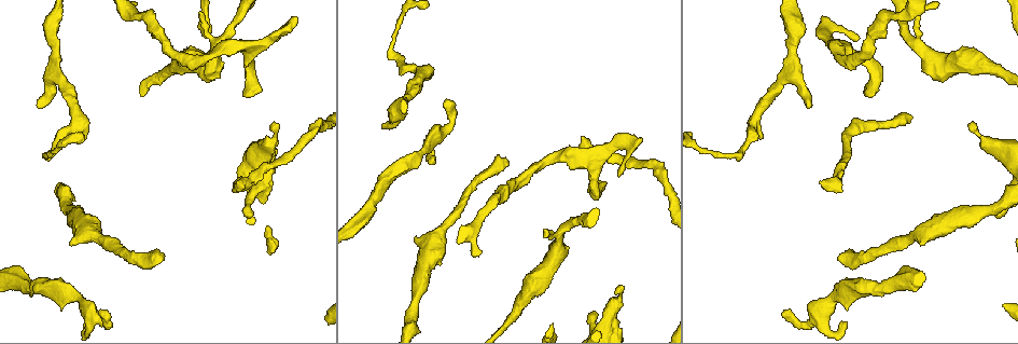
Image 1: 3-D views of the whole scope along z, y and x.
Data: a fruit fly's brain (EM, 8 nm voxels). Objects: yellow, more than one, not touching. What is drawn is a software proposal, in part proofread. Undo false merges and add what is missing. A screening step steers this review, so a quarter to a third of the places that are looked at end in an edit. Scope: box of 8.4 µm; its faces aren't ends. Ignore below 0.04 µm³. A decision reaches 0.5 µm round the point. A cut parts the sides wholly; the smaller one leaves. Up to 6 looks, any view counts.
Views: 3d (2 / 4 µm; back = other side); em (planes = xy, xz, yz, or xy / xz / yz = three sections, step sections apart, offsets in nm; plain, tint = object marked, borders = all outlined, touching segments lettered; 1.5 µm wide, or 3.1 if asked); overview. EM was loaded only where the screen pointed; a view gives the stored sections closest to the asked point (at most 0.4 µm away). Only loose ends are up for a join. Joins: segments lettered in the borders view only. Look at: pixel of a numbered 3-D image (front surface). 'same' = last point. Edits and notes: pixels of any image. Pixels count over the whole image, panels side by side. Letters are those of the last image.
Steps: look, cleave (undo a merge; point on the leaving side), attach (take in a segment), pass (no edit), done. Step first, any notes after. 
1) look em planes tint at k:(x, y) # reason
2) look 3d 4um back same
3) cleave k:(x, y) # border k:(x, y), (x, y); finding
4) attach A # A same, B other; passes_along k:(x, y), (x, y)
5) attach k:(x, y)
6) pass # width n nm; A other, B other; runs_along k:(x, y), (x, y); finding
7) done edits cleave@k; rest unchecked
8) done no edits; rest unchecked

look 3d 4um at 1:(826, 36) # sudden change in width

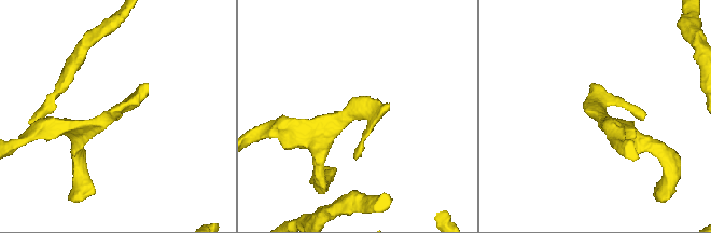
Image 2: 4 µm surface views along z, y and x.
look em planes plain at 2:(114, 114) # now the EM

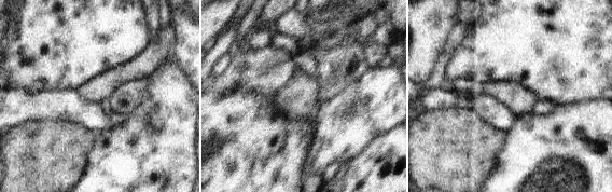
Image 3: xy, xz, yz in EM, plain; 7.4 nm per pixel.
look em planes borders same

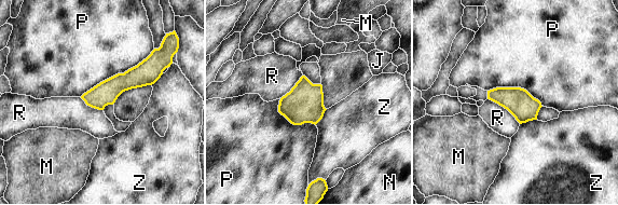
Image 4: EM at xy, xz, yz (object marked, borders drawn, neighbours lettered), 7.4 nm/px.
pass # width 180 nm; J other, M other, N other, P other, R other, Z other; continuous, no second neuron

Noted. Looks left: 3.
look 3d 4um back at 1:(444, 104) # an open end

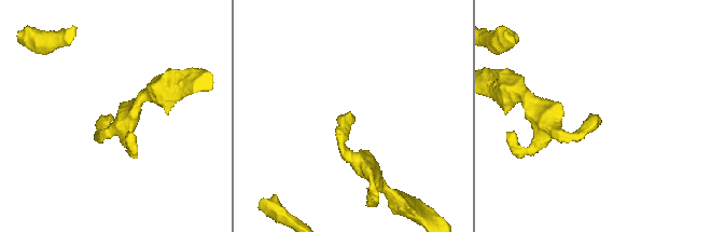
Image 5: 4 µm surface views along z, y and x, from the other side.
look em xy step 4 tint at 5:(111, 114)

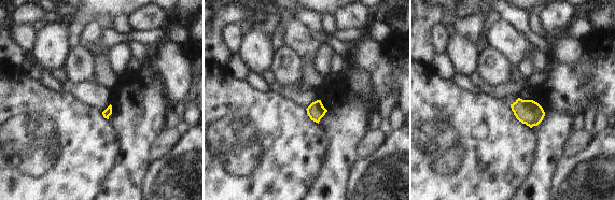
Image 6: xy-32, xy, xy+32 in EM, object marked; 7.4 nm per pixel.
look em planes borders same # another direction

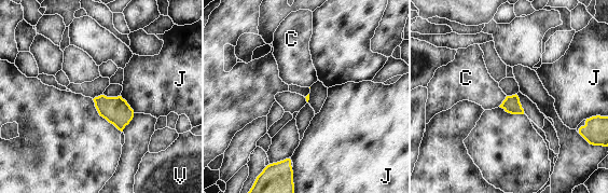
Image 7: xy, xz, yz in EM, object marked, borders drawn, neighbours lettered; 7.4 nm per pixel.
pass # longest_contact J 170 nm; C other, J other, V other; no lettered segment goes on from it

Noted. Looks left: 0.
done no edits; rest unchecked

